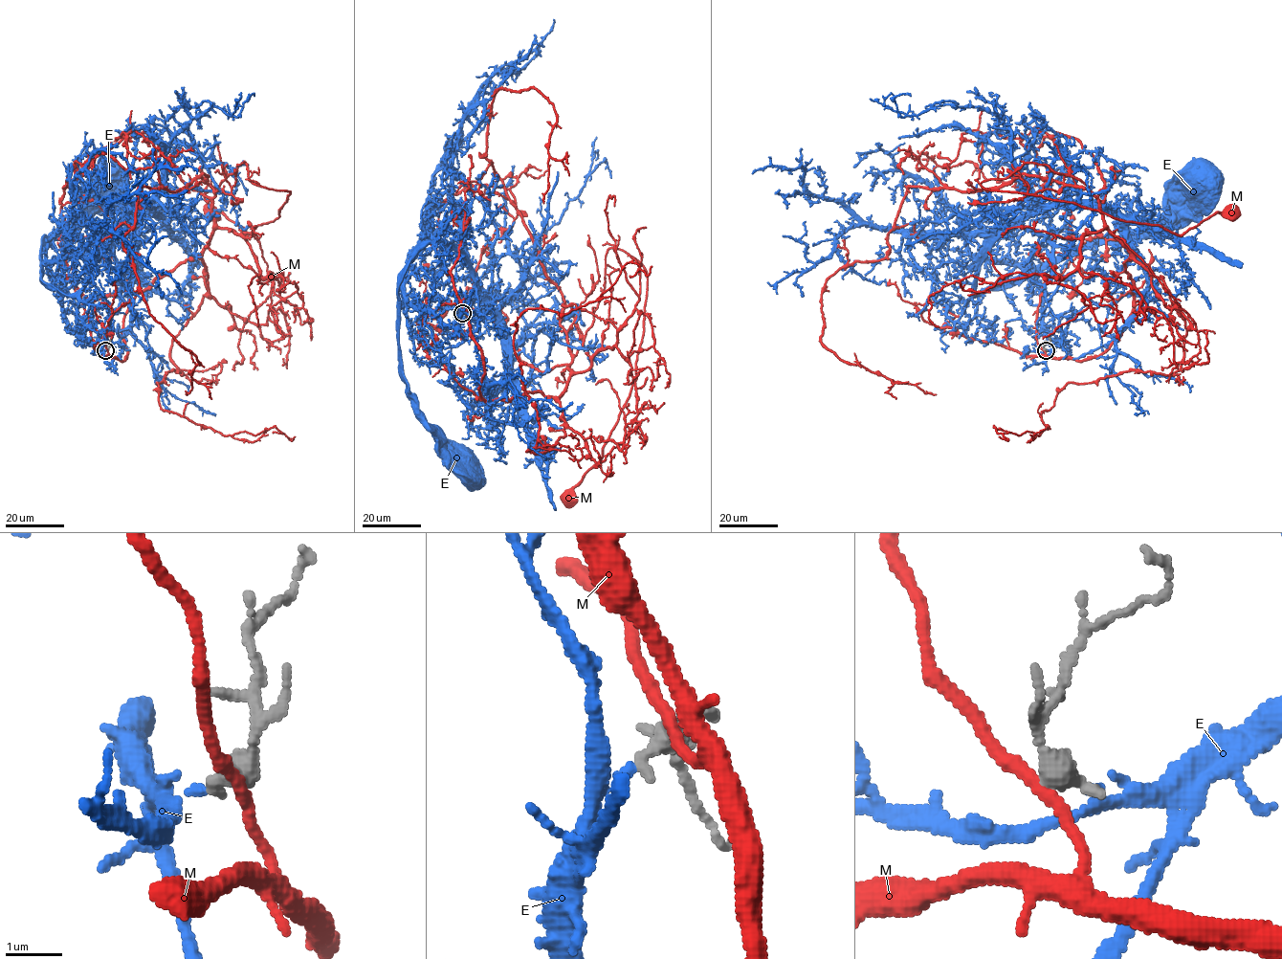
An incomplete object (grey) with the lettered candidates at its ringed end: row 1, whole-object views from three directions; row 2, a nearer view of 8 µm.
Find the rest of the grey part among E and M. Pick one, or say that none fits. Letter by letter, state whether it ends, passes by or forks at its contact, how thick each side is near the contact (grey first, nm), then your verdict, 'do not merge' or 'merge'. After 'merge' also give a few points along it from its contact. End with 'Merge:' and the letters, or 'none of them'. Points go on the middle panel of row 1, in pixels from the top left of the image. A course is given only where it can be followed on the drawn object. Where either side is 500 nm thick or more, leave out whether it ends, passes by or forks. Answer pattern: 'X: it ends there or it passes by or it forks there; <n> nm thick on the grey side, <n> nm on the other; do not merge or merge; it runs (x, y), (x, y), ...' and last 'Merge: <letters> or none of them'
E: it passes by; 360 nm thick on the grey side, 150 nm on the other; merge; it runs (463, 313), (447, 326), (406, 298), (430, 241), (448, 243), (425, 244), (399, 279), (403, 375), (463, 463)
M: it passes by; 440 nm thick on the grey side, 200 nm on the other; do not merge
Merge: E

